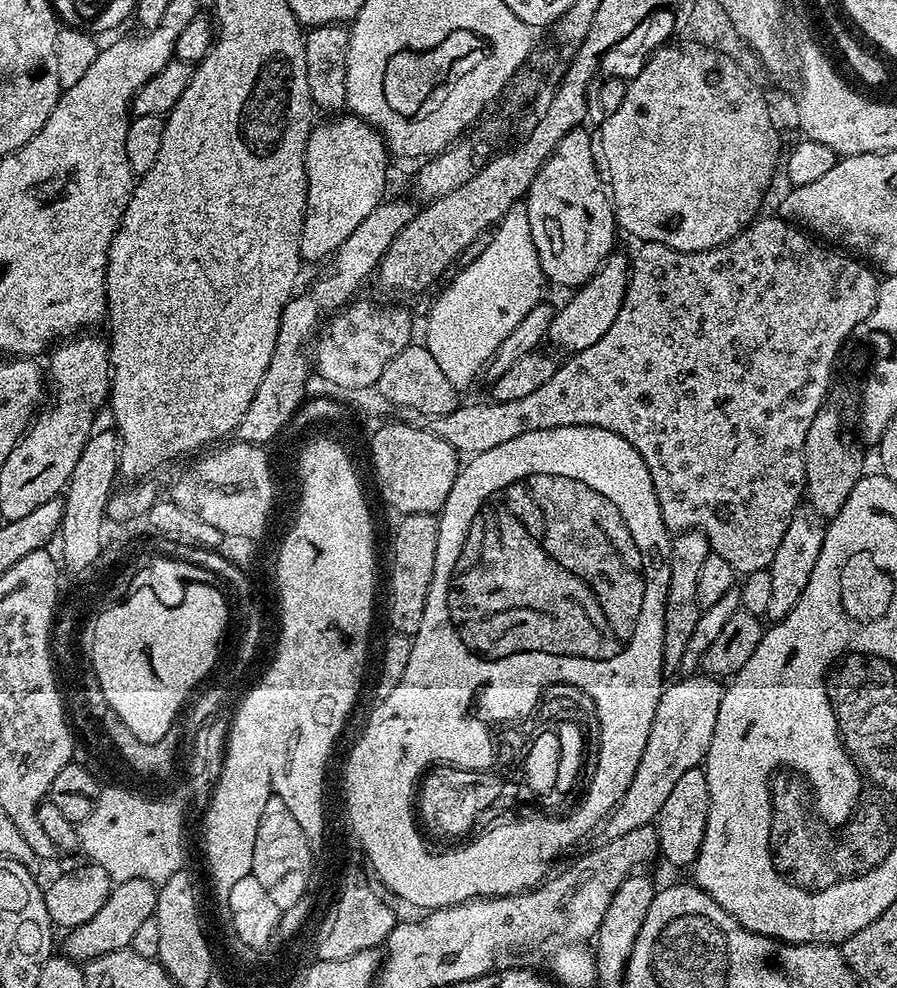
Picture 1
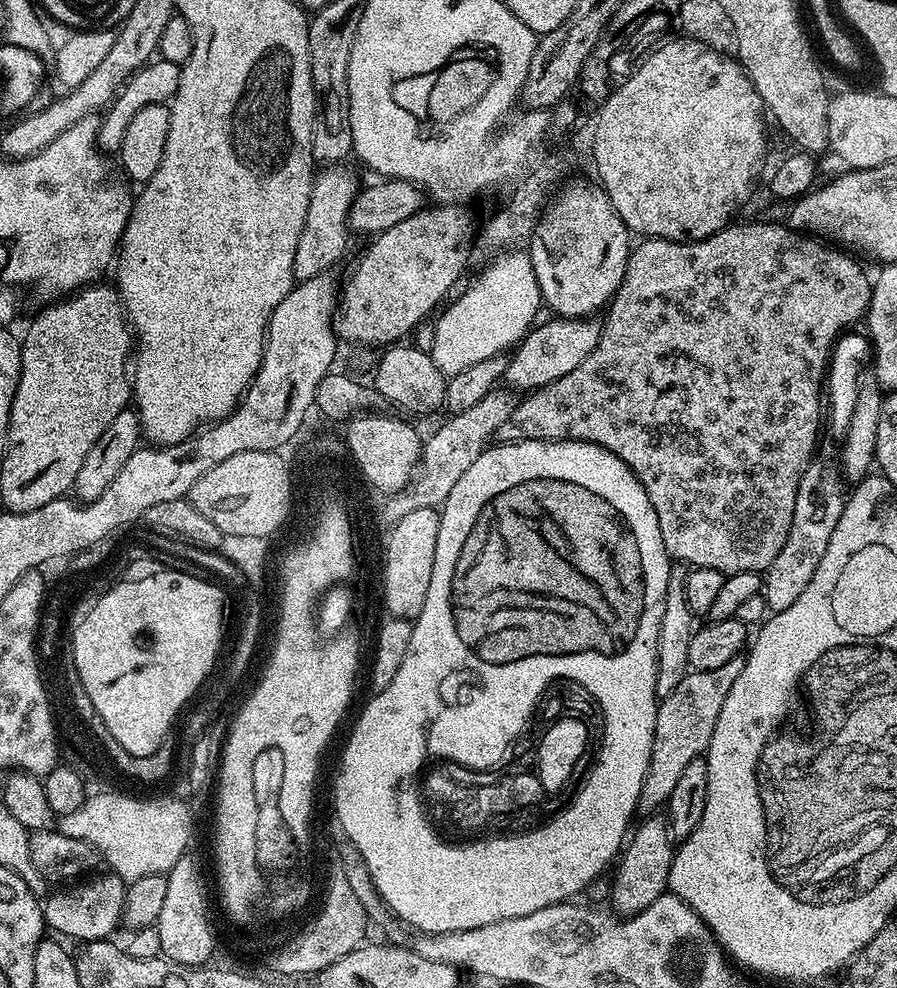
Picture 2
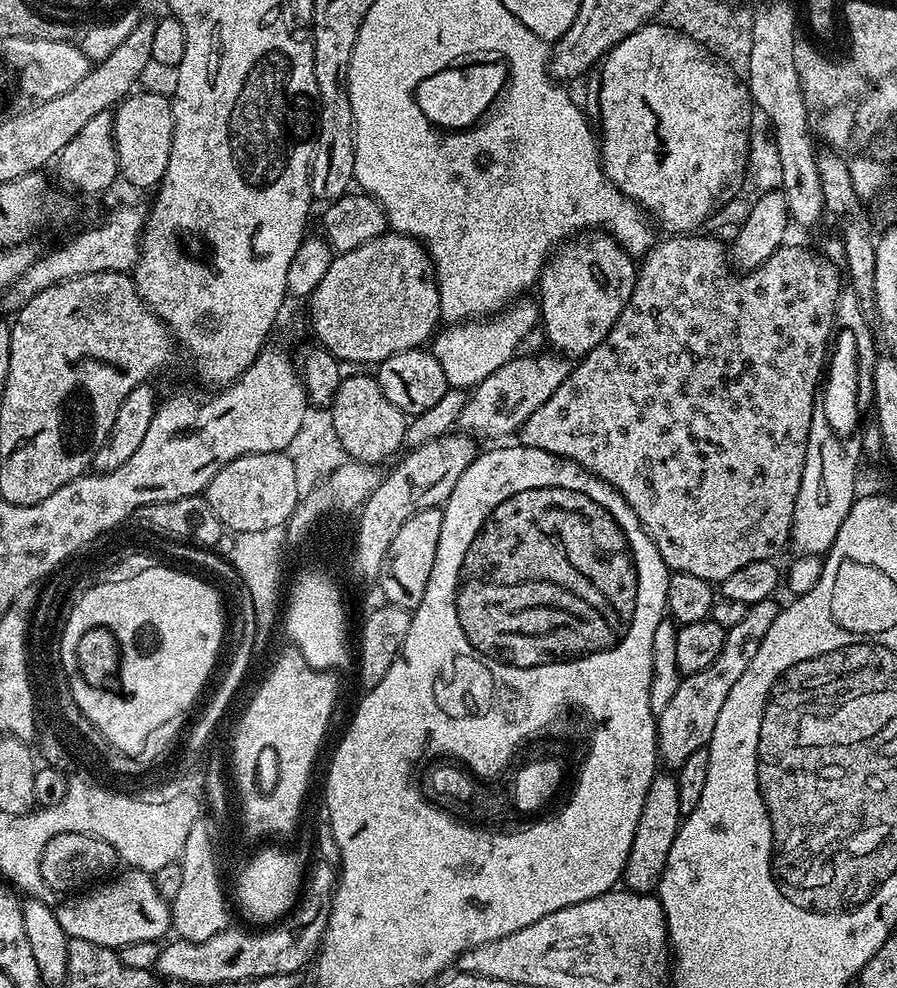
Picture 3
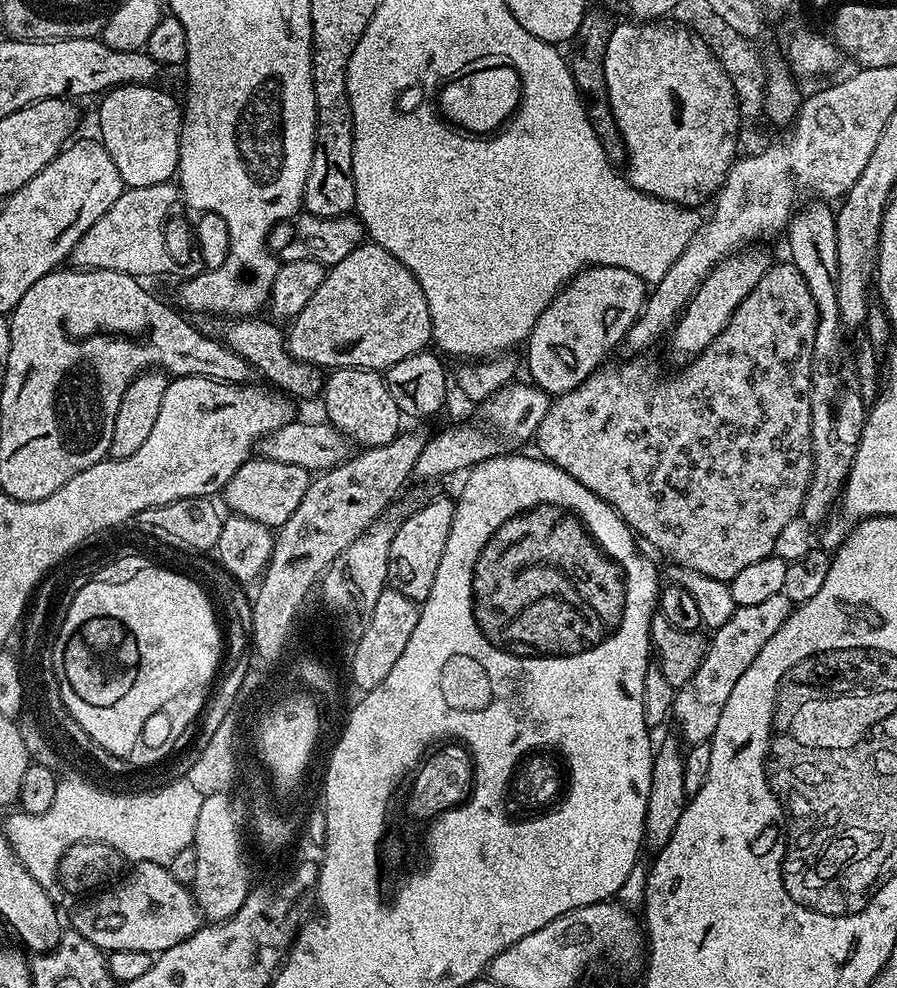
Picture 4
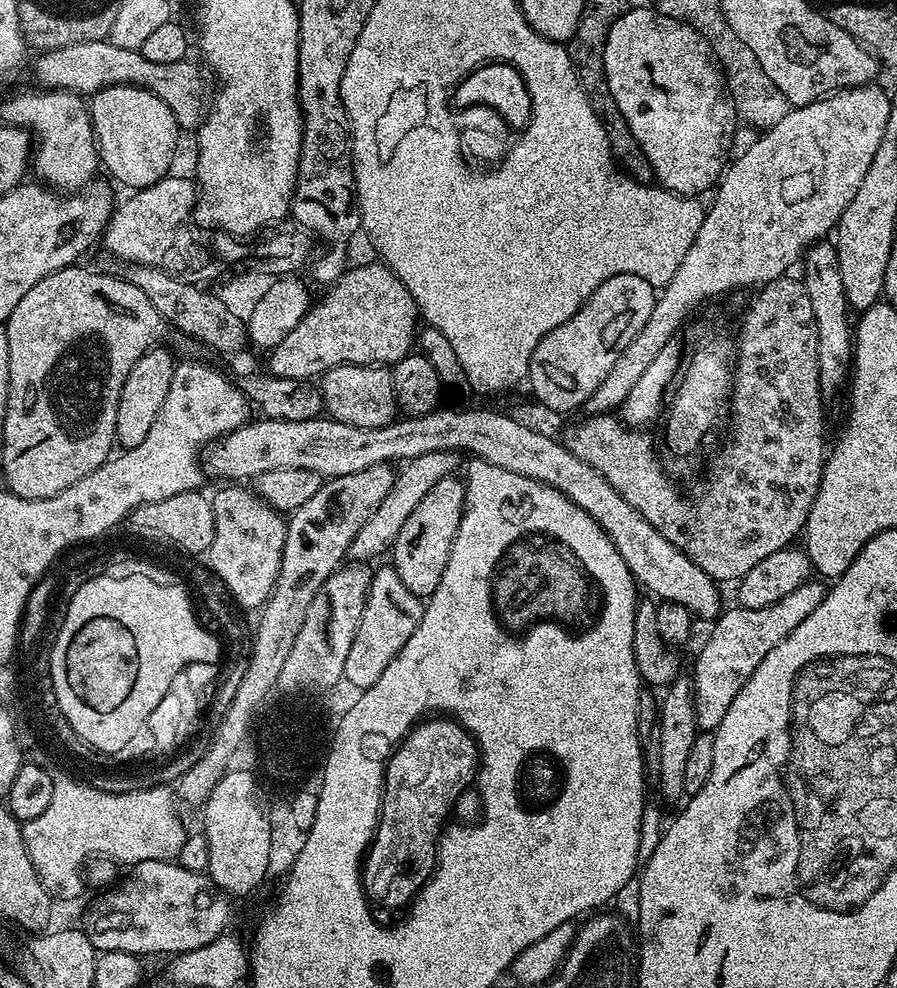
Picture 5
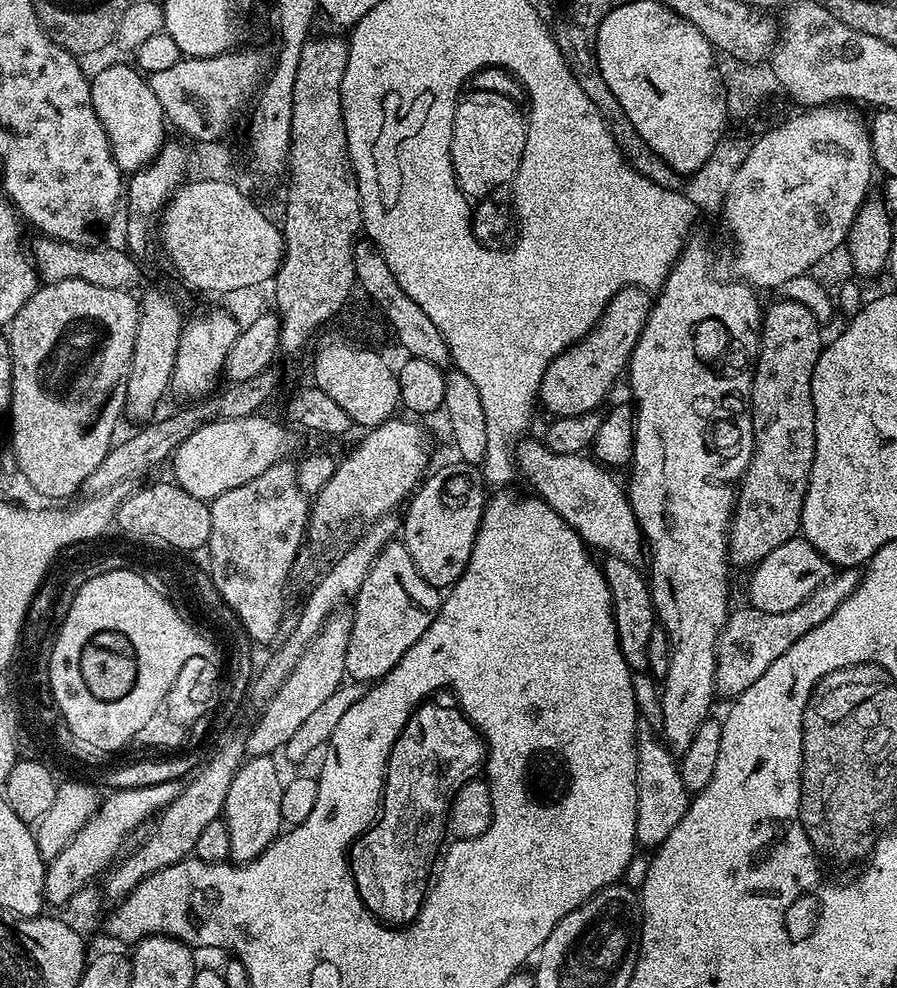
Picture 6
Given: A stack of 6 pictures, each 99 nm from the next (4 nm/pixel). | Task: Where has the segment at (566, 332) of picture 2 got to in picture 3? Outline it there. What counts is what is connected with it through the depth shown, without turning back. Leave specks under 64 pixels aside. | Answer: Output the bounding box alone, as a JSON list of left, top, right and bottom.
[459,354,570,436]

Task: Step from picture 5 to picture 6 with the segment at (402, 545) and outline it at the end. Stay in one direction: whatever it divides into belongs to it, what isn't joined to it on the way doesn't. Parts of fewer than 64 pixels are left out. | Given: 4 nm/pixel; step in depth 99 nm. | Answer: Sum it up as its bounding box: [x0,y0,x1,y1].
[402,463,486,590]

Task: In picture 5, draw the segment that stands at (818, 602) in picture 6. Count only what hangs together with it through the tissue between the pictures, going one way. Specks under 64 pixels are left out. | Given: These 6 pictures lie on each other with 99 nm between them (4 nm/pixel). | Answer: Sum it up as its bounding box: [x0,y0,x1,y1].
[690,583,826,732]

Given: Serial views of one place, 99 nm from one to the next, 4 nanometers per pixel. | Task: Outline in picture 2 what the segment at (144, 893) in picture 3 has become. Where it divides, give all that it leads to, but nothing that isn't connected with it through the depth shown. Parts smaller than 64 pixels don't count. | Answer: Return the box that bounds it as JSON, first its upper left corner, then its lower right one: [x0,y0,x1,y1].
[42,874,126,942]

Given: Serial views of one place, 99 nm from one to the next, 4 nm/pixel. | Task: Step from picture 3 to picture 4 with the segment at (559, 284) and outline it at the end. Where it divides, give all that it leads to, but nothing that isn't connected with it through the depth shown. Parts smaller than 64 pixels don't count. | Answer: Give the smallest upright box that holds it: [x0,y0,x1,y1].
[528,266,646,397]

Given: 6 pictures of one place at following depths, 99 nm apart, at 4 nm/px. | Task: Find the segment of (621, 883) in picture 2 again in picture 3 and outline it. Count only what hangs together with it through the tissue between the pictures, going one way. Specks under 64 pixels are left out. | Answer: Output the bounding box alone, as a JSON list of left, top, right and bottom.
[622,770,682,893]

